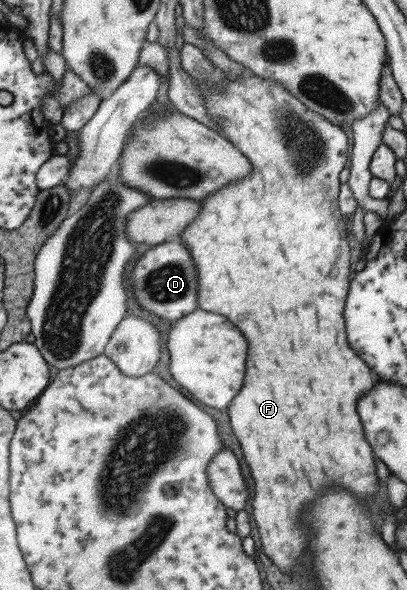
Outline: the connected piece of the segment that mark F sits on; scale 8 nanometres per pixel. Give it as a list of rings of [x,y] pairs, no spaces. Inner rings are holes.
[[[184,42],[180,52],[180,67],[187,73],[192,83],[202,91],[204,96],[203,106],[206,114],[214,124],[220,126],[224,138],[227,139],[241,154],[247,158],[250,164],[250,171],[245,178],[237,179],[237,182],[221,186],[221,190],[213,192],[199,204],[199,214],[187,226],[183,227],[181,233],[181,244],[189,251],[190,257],[194,262],[197,290],[196,303],[200,310],[213,312],[220,316],[225,316],[230,324],[237,326],[237,330],[245,336],[247,340],[247,358],[245,358],[245,380],[237,396],[229,401],[226,410],[229,414],[229,424],[231,430],[239,442],[243,462],[249,468],[251,476],[251,518],[257,526],[259,532],[259,542],[261,550],[273,564],[275,564],[285,574],[293,574],[295,566],[301,562],[301,555],[306,554],[306,536],[308,535],[308,526],[306,522],[300,520],[300,514],[311,506],[311,502],[317,498],[321,488],[329,484],[339,484],[347,488],[349,492],[355,492],[357,498],[370,496],[377,492],[377,478],[375,478],[374,455],[371,454],[359,416],[355,412],[355,400],[363,393],[366,393],[375,382],[373,372],[367,366],[367,363],[347,346],[347,337],[345,336],[345,324],[343,324],[343,304],[347,296],[349,286],[349,242],[347,239],[347,228],[344,219],[339,213],[337,207],[337,198],[340,188],[339,171],[345,166],[347,158],[347,136],[343,130],[335,123],[330,123],[320,114],[309,110],[308,106],[302,105],[283,85],[255,76],[249,72],[242,74],[235,80],[222,78],[221,72],[207,59],[201,50],[194,45]],[[213,72],[218,73],[216,80],[223,79],[224,85],[221,92],[208,91],[205,88],[206,82],[211,80]]]

